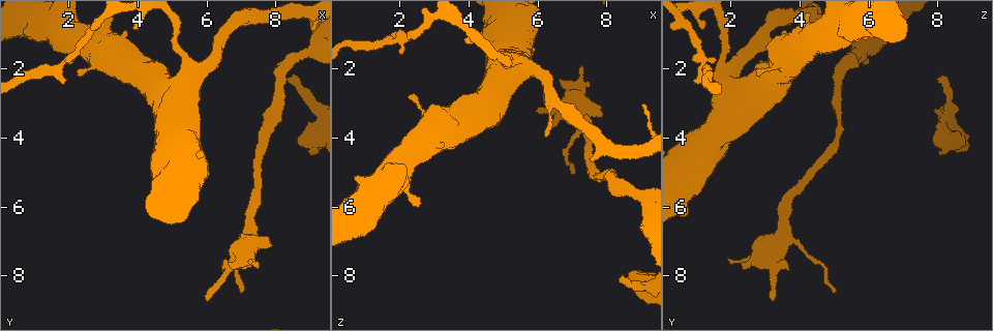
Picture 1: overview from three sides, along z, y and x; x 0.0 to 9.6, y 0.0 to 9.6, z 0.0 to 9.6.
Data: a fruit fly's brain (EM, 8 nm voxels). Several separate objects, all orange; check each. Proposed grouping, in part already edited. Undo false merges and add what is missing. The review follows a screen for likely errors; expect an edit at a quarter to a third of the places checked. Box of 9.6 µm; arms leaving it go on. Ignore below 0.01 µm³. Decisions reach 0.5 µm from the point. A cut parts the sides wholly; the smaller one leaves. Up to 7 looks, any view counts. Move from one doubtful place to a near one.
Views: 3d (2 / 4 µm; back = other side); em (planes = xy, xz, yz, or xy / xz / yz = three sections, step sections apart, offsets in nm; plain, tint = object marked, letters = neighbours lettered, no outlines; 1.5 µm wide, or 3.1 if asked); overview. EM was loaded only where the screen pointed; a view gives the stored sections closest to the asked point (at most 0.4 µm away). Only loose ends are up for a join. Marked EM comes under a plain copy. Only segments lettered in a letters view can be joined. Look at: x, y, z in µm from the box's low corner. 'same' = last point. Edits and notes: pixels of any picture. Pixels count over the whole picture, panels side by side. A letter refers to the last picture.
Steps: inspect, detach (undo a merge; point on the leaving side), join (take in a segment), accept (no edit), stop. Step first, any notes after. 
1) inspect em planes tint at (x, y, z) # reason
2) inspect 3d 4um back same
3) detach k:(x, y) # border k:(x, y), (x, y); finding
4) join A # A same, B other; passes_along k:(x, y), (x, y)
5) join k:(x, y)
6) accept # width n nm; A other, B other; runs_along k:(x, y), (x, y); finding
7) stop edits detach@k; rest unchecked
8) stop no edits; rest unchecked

inspect em yz step 8 tint at (2.50, 1.10, 6.00) # free end

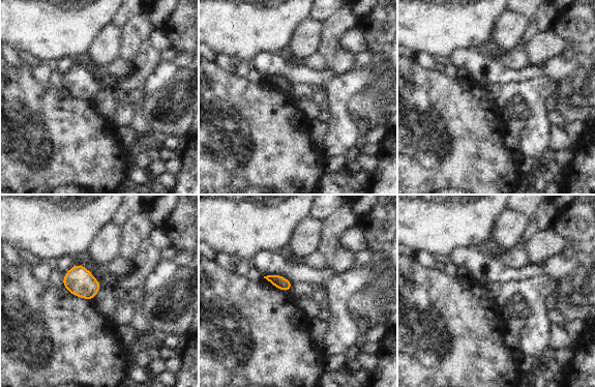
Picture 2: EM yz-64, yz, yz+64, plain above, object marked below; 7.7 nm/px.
inspect em planes letters same

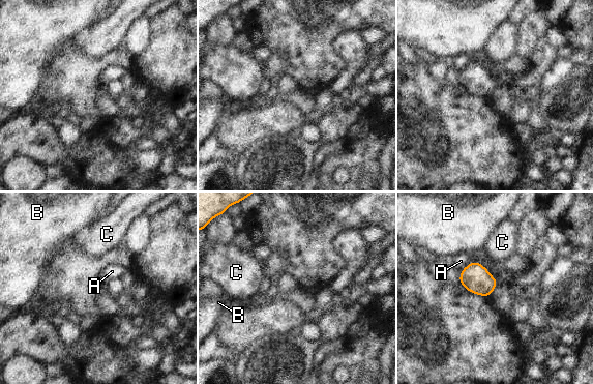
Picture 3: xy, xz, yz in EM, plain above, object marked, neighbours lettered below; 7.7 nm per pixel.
accept # A other, B other, C other; border 3:(476, 260), (469, 263), (461, 271); none of them fits

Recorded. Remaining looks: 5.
inspect 3d 2um at (2.20, 2.05, 2.85) # free end

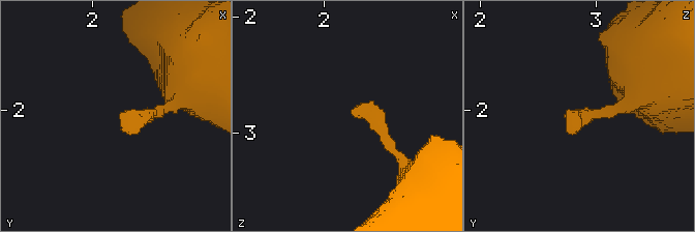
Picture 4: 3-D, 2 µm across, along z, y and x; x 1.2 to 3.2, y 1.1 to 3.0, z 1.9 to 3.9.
inspect em planes letters at (2.28, 2.04, 2.84)

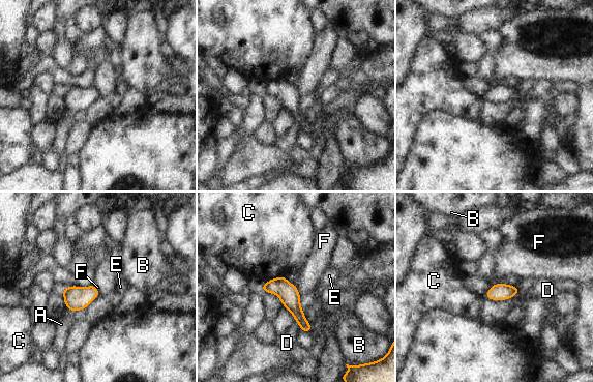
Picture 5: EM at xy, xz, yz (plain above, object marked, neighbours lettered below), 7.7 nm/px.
accept # longest_contact C 220 nm; A other, B other, C other, D other, E other, F other; no lettered segment goes on from it

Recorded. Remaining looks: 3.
inspect em planes letters at (6.70, 7.60, 2.35) # thick end

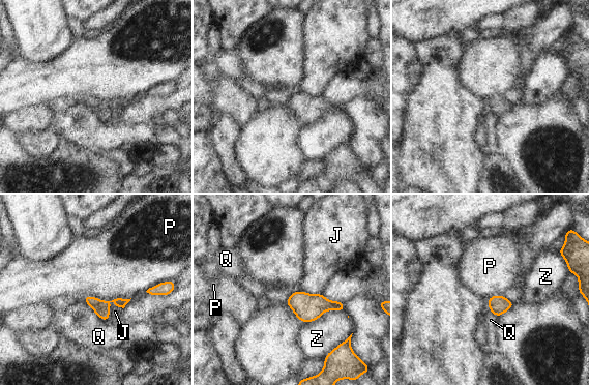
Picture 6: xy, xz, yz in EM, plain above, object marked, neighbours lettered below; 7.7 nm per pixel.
accept # longest_contact Z 340 nm; J other, P other, Q other, Z other; border 6:(130, 297), (100, 300); none of them fits

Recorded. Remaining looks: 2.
stop no edits; rest unchecked

